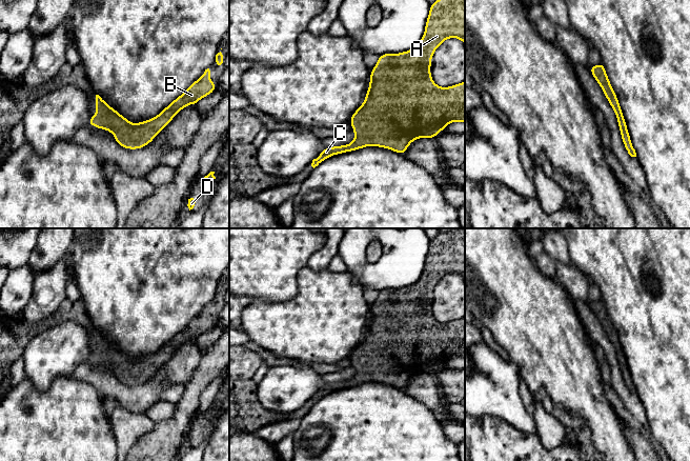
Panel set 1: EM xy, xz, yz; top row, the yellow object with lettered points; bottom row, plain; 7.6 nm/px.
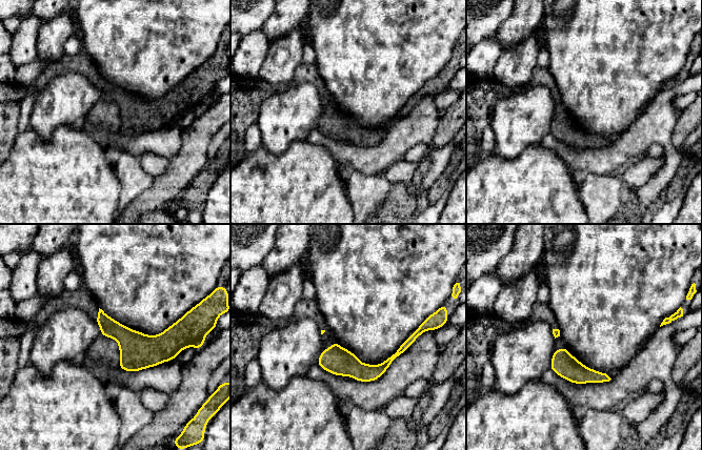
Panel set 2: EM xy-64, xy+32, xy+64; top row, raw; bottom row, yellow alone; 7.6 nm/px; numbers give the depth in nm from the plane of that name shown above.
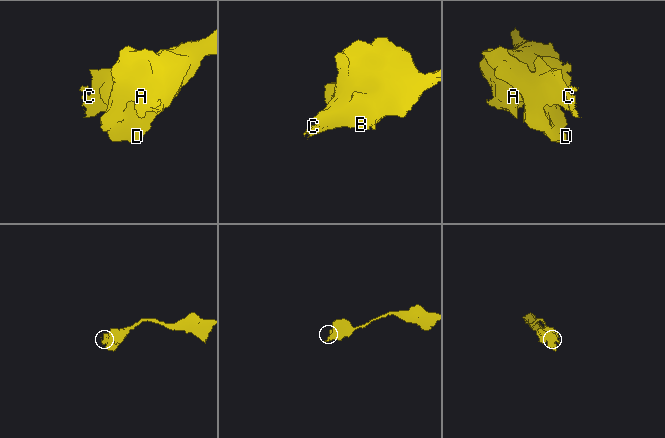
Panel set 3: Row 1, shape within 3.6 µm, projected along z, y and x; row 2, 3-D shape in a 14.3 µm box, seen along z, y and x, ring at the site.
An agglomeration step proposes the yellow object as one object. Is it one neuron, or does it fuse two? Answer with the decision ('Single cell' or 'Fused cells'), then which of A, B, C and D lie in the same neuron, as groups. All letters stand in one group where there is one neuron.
Single cell. Groups: A B C D

